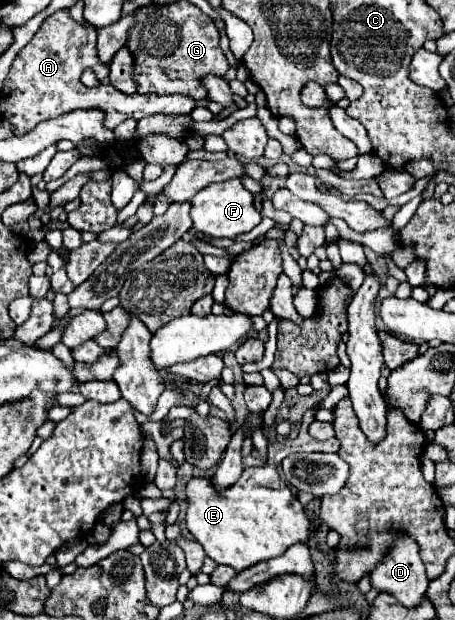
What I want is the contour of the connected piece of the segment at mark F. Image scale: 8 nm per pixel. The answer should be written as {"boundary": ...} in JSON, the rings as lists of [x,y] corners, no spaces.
{"boundary":[[[240,179],[216,183],[204,187],[200,193],[194,197],[194,207],[192,207],[192,221],[194,227],[210,237],[236,237],[240,233],[252,231],[260,223],[262,215],[254,207],[254,195],[242,185]]]}

